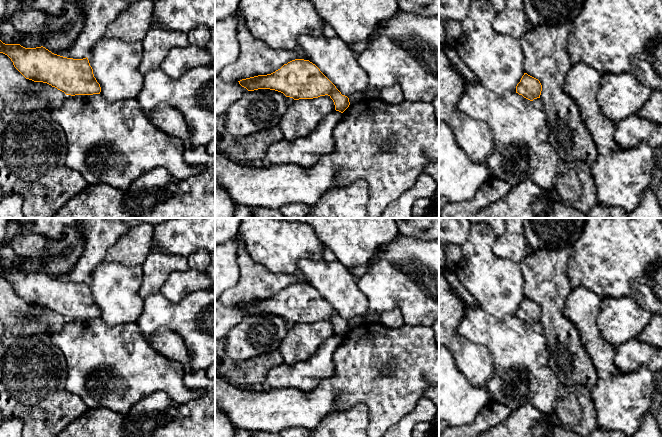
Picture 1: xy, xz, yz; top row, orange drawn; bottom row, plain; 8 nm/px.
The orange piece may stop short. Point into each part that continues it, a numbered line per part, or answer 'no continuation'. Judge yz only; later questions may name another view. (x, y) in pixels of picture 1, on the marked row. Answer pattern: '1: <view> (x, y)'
no continuation

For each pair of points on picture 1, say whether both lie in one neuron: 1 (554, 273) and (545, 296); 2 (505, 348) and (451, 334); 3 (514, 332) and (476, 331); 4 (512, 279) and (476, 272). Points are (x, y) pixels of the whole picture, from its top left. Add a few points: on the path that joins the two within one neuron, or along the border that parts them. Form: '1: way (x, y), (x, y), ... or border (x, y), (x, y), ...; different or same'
1: way (548, 279), (547, 290); same
2: border (463, 315), (458, 326), (458, 332), (488, 349); different
3: way (505, 332), (485, 331); same
4: way (503, 276), (485, 275); same

